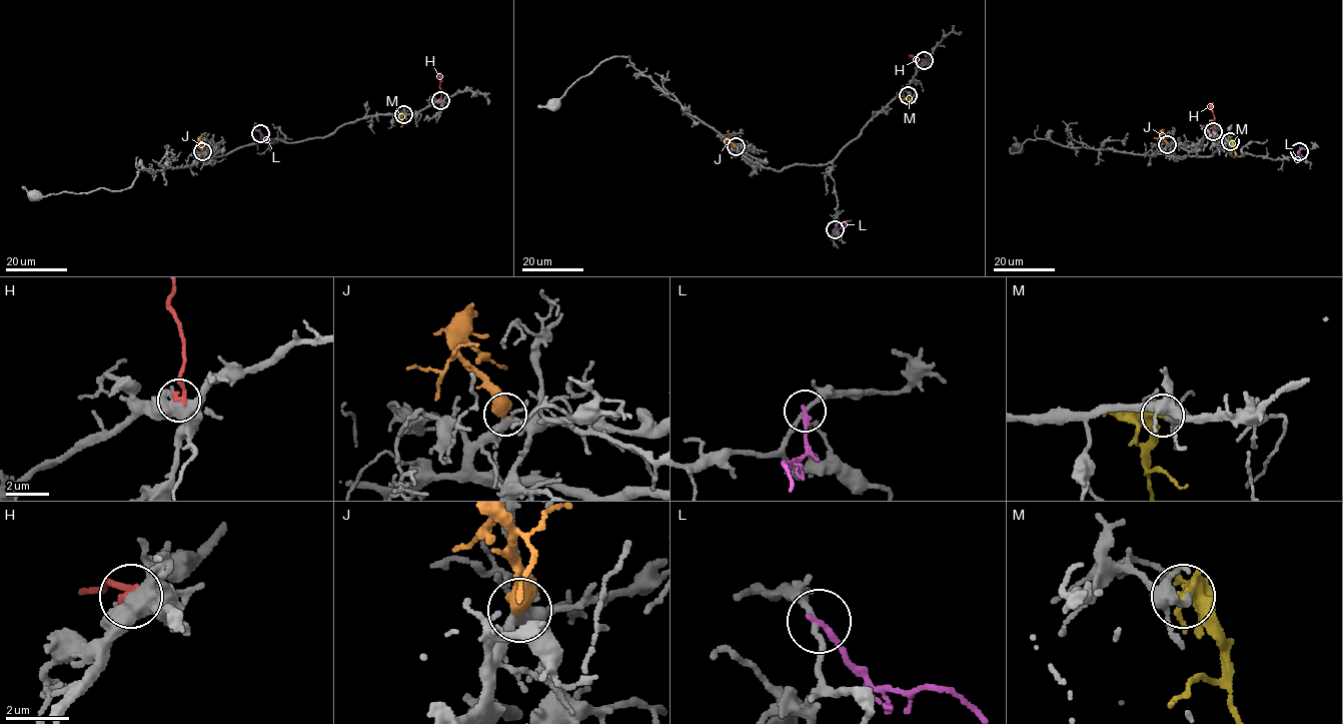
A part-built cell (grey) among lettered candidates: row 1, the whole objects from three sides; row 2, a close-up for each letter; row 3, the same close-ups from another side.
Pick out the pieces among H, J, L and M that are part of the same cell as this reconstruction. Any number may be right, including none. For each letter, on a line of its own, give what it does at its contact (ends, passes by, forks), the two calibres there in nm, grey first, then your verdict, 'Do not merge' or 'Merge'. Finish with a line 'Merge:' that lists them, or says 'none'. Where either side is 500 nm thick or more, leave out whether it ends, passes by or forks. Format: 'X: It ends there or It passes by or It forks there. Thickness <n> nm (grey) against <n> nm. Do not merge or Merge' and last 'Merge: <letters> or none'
H: Thickness 500 nm (grey) against 240 nm. Do not merge
J: Thickness 280 nm (grey) against 600 nm. Merge
L: It ends there. Thickness 160 nm (grey) against 200 nm. Do not merge
M: It ends there. Thickness 160 nm (grey) against 300 nm. Do not merge
Merge: J

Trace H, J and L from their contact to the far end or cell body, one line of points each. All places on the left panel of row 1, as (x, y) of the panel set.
H: (441, 100), (438, 73)
J: (202, 151), (199, 143), (201, 136)
L: (260, 133), (265, 139), (277, 143)

